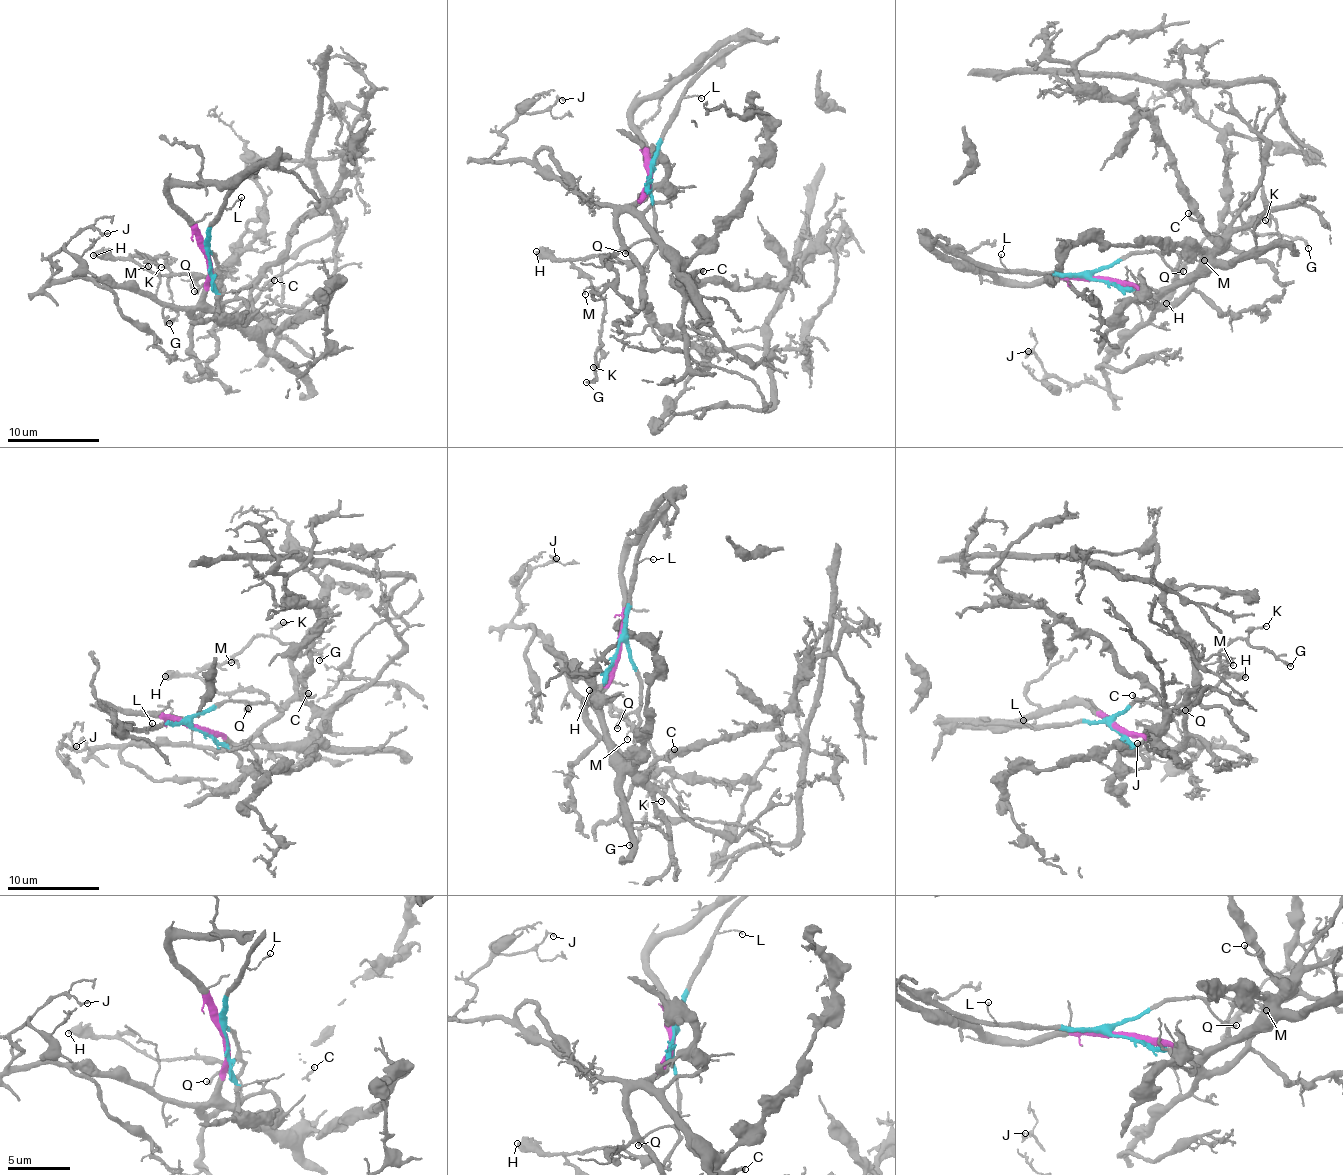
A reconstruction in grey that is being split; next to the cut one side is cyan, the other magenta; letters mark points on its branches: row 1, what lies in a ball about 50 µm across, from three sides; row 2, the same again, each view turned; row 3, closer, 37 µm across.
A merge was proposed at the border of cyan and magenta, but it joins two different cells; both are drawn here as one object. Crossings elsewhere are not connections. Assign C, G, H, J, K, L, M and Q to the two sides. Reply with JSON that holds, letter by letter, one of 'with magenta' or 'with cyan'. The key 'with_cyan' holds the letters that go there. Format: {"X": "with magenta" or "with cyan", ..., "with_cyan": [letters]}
{"C": "with magenta", "G": "with cyan", "H": "with cyan", "J": "with magenta", "K": "with cyan", "L": "with cyan", "M": "with cyan", "Q": "with cyan", "with_cyan": ["G", "H", "K", "L", "M", "Q"]}

